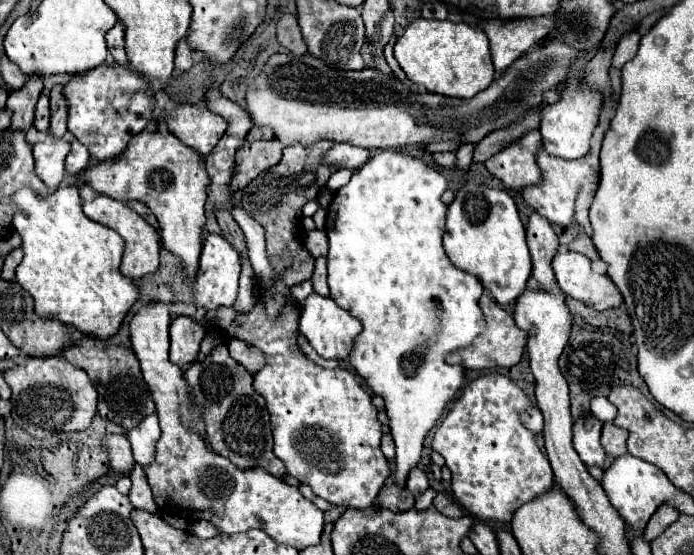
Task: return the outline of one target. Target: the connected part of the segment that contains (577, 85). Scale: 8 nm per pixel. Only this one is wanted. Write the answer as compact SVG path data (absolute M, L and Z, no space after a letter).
M569 80L567 88L561 90L561 100L557 104L547 104L543 108L541 116L541 136L543 136L543 148L551 156L559 156L563 160L577 160L583 158L589 152L589 140L599 120L599 108L601 108L601 96L597 92L591 92L581 84L581 80Z

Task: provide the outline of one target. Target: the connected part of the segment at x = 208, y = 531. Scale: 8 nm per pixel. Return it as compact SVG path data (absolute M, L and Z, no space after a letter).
M205 520L193 523L191 533L201 539L209 539L219 534L215 526Z

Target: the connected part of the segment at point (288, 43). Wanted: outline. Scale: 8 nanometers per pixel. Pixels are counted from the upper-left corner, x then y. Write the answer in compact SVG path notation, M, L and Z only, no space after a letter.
M283 14L277 18L277 40L293 54L305 54L307 46L301 38L297 18L293 14Z

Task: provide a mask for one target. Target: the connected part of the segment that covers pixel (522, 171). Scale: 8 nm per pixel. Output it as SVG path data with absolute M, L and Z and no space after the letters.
M531 130L511 146L491 156L485 166L507 190L523 190L525 186L541 184L541 168L537 164L539 148L541 136L537 130Z

